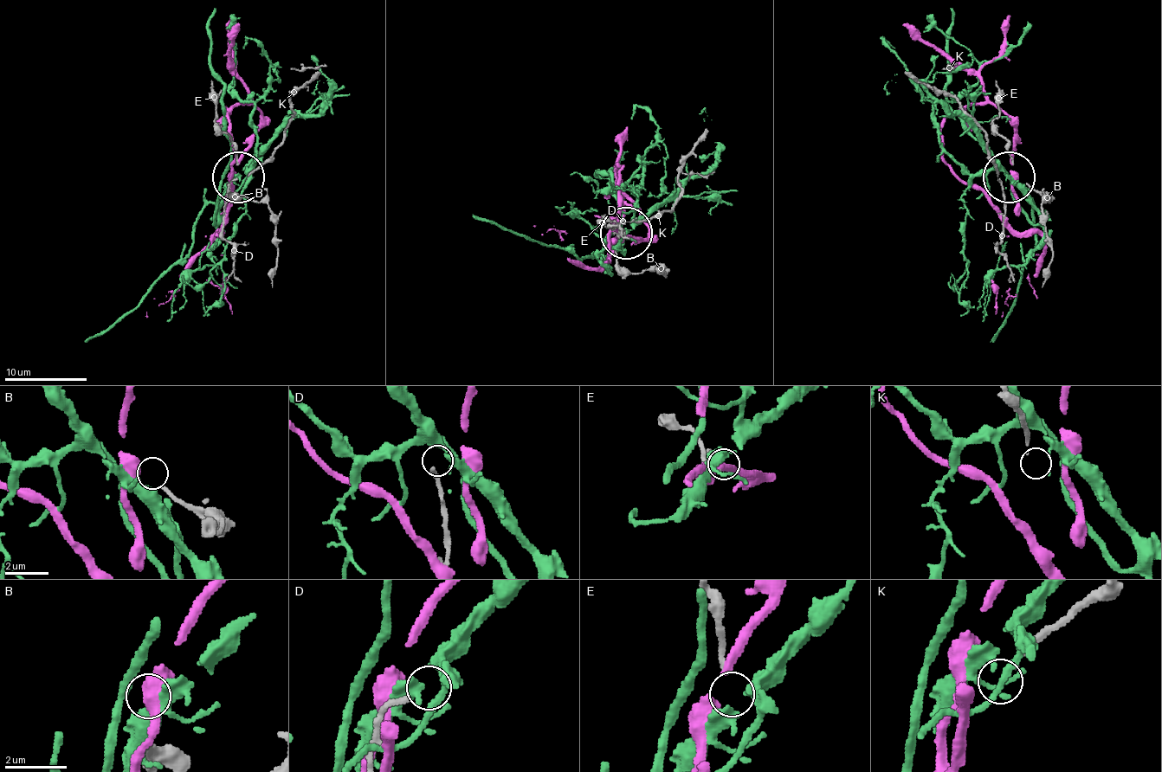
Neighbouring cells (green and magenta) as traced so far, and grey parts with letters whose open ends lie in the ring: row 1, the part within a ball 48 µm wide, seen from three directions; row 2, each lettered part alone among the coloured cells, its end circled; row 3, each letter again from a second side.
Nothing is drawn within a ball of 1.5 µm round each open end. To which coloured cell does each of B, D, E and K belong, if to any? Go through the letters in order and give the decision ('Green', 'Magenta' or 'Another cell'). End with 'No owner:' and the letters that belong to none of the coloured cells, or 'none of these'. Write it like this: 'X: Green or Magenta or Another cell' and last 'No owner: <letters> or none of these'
B: Magenta
D: Another cell
E: Green
K: Another cell
No owner: D, K

